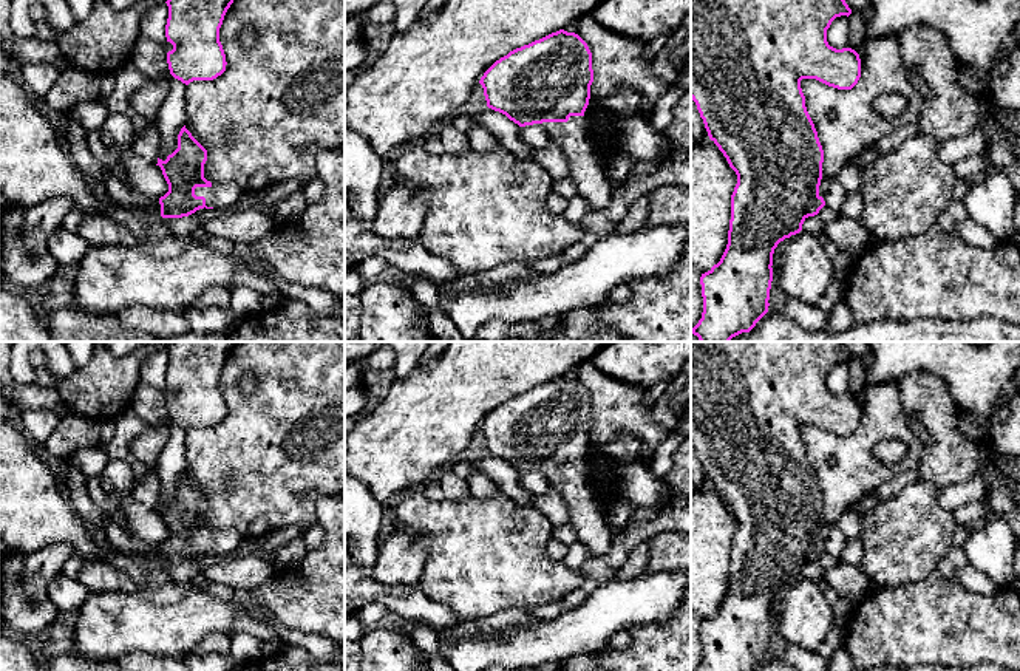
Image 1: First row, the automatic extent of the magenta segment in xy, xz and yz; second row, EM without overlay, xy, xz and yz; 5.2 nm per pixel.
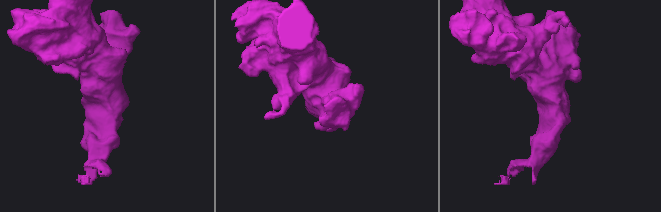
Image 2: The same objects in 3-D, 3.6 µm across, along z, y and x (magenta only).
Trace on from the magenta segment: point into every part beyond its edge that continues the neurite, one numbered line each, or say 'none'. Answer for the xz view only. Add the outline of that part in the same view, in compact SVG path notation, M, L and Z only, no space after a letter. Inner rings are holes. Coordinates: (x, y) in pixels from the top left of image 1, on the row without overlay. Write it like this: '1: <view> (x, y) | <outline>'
1: xz (594, 532) | M570 462L567 468L542 468L549 479L558 479L558 492L569 507L572 527L592 558L603 557L615 532L607 524L586 478L586 462Z

